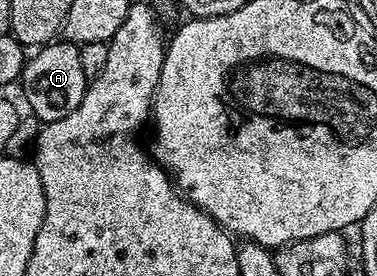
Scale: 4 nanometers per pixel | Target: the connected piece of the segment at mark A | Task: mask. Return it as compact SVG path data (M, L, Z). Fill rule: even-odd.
M49 42L27 57L24 73L18 81L18 88L24 91L24 100L28 108L40 119L40 122L57 120L82 102L84 92L90 83L90 77L82 70L82 58L77 45L67 42Z

